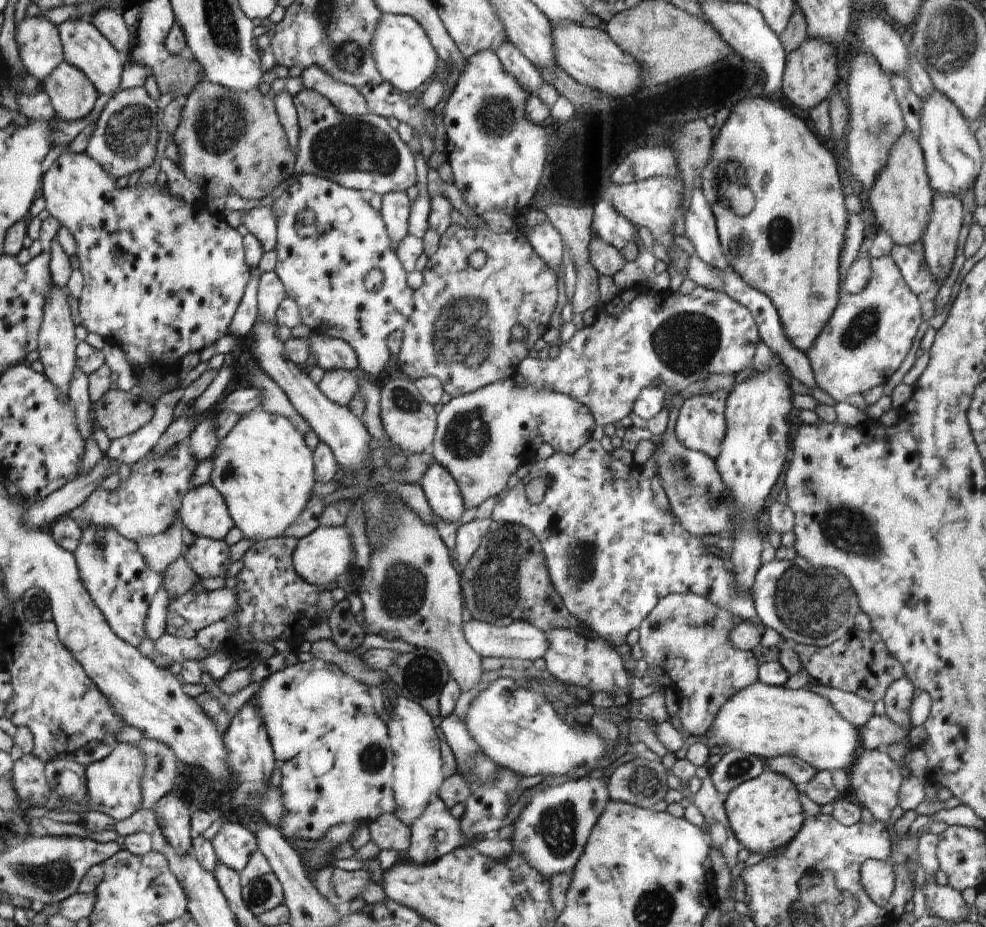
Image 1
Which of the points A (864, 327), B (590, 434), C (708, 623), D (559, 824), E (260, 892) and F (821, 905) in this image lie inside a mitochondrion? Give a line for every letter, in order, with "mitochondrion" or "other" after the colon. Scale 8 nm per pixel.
A: mitochondrion
B: other
C: mitochondrion
D: mitochondrion
E: mitochondrion
F: mitochondrion

